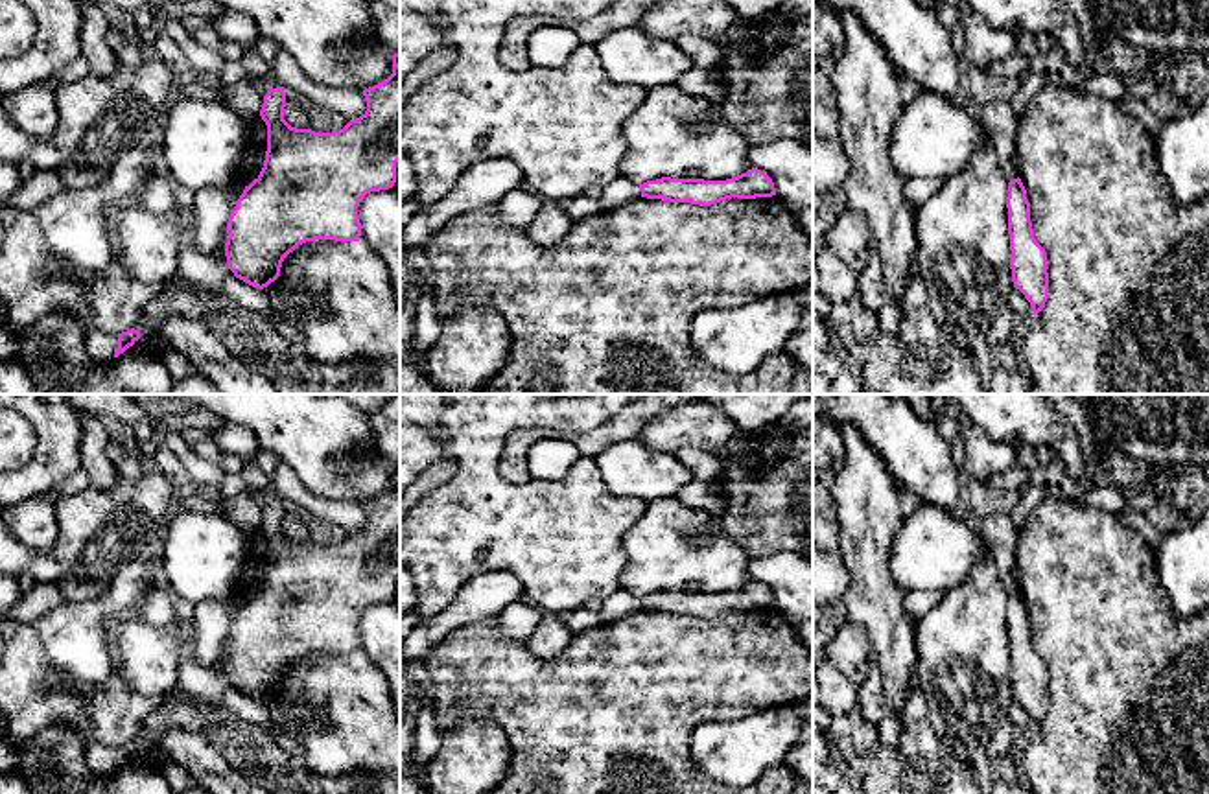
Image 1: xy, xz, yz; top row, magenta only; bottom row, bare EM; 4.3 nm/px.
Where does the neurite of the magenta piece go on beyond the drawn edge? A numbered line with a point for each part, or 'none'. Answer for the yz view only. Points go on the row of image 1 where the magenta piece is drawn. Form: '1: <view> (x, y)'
none

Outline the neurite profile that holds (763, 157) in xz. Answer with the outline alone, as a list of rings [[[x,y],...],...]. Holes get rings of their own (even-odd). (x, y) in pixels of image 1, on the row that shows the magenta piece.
[[[800,140],[754,146],[750,164],[772,179],[776,197],[791,212],[813,206],[813,146]]]

